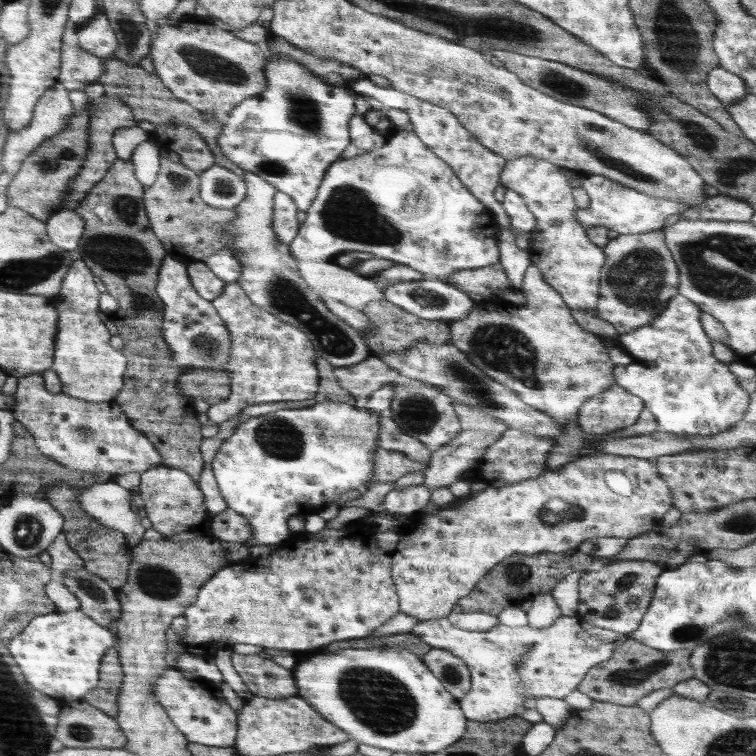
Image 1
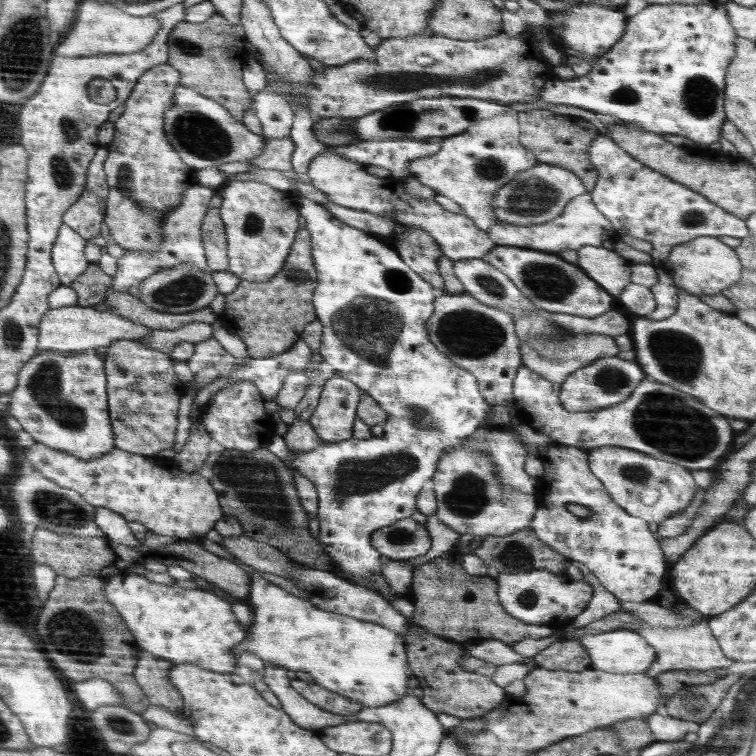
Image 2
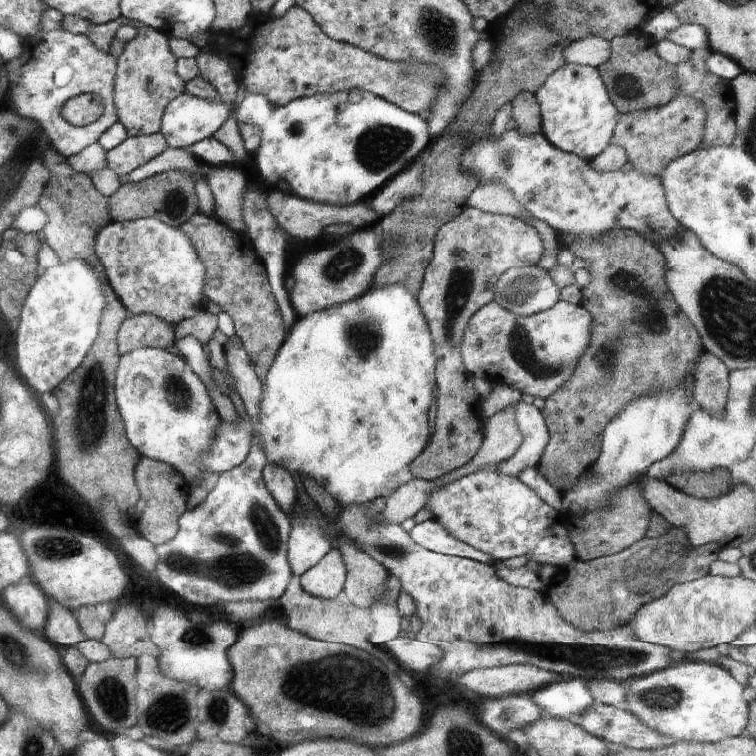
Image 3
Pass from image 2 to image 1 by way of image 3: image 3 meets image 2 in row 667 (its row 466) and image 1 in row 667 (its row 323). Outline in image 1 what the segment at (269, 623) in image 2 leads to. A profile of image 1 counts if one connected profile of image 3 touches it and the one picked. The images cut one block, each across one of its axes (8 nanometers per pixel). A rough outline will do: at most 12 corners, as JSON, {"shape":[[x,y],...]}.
{"shape":[[394,648],[298,660],[297,695],[359,743],[435,753],[459,699]]}

